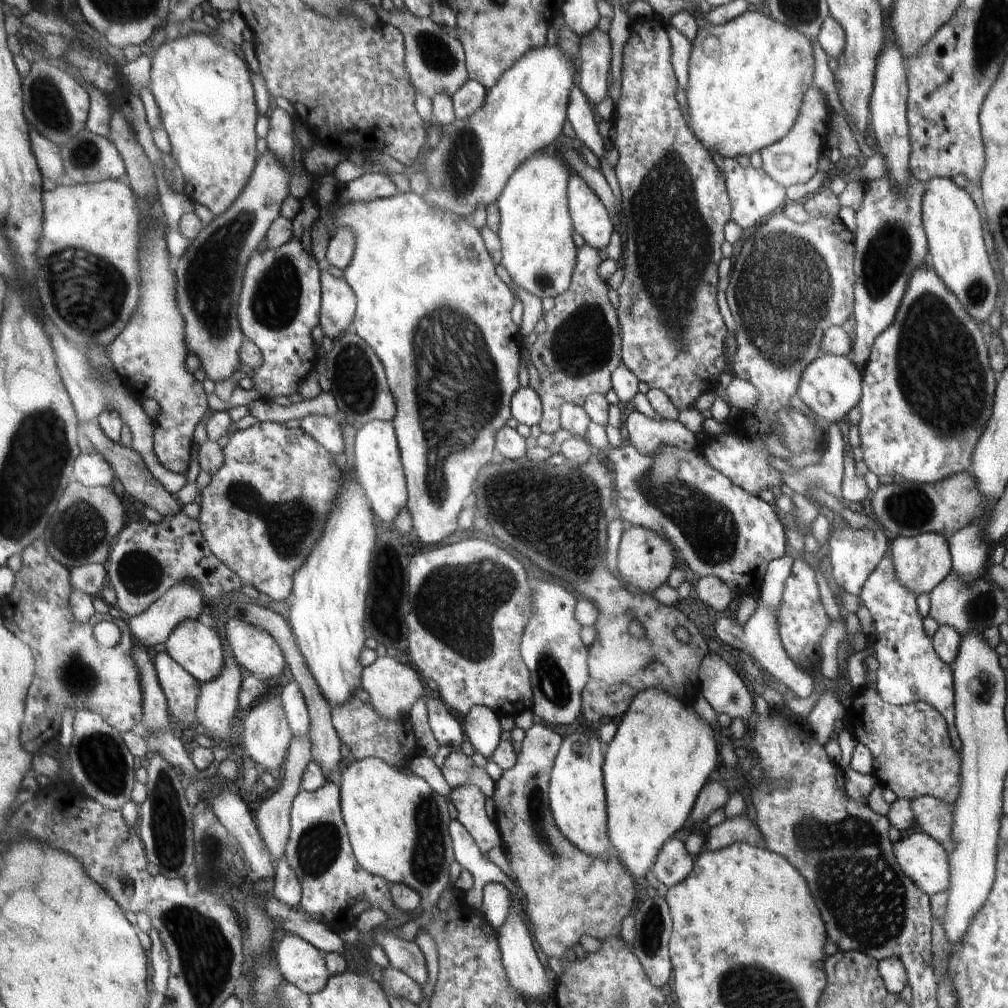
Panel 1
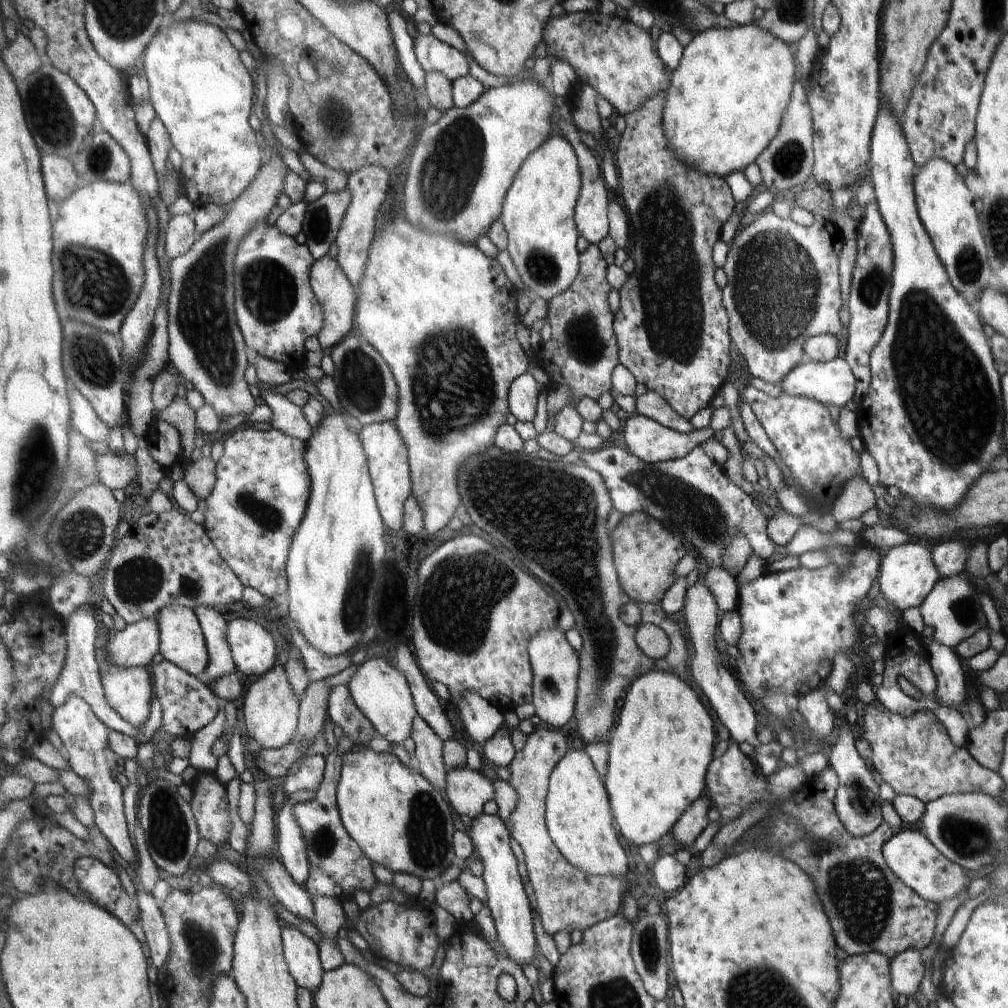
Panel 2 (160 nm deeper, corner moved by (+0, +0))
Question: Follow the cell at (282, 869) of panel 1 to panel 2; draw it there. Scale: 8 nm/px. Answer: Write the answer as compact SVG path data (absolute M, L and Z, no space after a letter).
M287 803L277 816L279 817L279 836L276 836L277 860L282 862L292 880L305 887L309 878L308 858L302 840L302 830L298 828L298 822L292 814L292 805Z

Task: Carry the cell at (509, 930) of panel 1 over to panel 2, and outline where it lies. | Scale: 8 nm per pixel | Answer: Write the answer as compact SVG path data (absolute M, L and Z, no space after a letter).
M480 815L478 820L472 820L468 828L467 836L472 840L474 847L478 850L478 856L484 864L484 883L486 884L486 894L488 894L488 908L494 919L494 926L498 933L498 941L504 946L508 955L519 963L530 963L534 950L536 950L536 940L534 940L534 918L530 910L528 896L524 894L522 880L516 868L516 858L510 850L510 834L504 822L498 815Z

